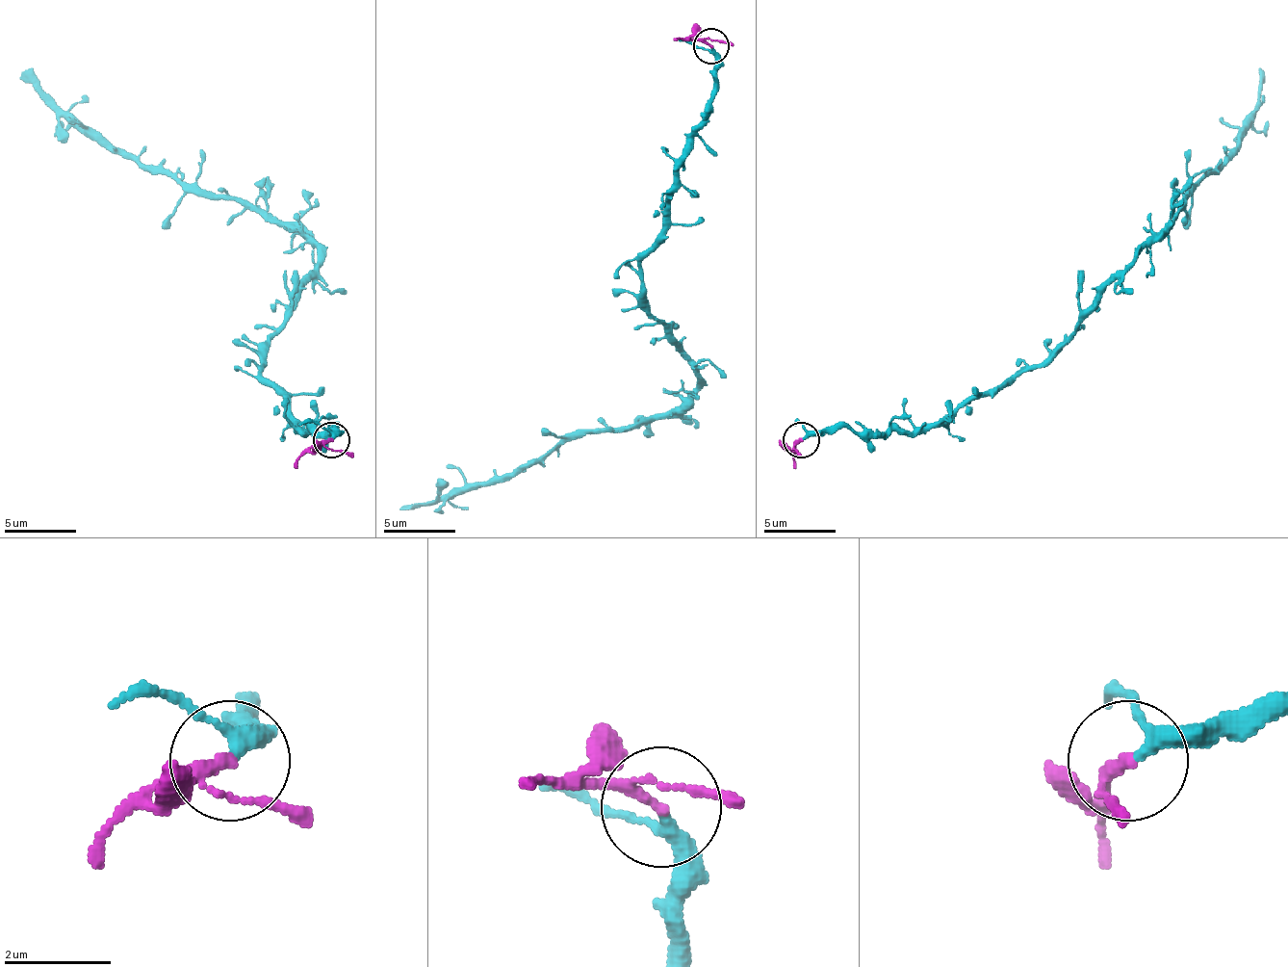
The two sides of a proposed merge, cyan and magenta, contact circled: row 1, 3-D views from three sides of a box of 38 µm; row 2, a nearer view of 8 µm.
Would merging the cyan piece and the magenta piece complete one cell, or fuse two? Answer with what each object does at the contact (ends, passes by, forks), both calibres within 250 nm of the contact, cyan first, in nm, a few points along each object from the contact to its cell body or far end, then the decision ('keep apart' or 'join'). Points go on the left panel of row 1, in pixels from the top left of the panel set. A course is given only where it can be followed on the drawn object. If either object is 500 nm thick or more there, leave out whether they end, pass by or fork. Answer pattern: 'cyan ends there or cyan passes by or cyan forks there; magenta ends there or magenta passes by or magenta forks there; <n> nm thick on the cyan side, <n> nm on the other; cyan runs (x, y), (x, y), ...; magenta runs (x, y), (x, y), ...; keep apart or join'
cyan passes by; magenta passes by; 220 nm thick on the cyan side, 170 nm on the other; cyan runs (330, 440), (334, 426), (301, 430), (262, 376), (316, 249), (92, 142), (20, 72); magenta runs (330, 440), (313, 444), (295, 469); join

